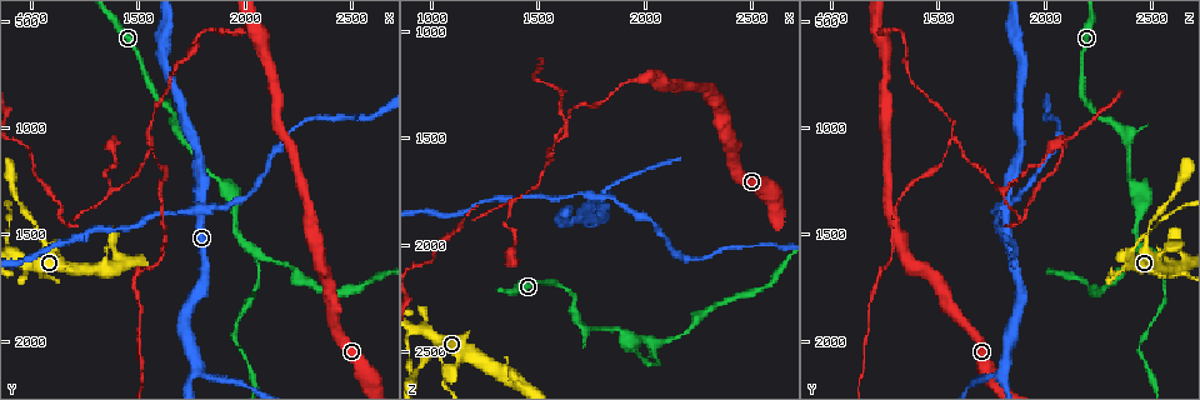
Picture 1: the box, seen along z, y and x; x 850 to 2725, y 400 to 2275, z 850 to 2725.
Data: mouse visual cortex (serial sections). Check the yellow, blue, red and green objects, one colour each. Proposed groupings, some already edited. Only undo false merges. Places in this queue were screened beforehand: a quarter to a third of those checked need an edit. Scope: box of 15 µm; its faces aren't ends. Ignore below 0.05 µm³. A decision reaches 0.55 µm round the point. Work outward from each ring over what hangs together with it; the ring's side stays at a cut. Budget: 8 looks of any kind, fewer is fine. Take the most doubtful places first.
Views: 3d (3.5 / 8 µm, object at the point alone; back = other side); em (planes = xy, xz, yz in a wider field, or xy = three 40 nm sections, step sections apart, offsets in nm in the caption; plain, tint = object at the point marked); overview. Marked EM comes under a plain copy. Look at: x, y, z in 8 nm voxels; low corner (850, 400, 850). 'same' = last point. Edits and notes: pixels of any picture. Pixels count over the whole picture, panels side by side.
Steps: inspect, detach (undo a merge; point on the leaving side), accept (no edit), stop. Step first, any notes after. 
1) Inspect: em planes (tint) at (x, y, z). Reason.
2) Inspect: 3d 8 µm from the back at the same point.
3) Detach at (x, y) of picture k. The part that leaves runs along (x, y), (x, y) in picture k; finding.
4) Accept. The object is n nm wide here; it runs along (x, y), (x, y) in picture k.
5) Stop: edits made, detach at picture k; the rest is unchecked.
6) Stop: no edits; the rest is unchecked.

Inspect: 3d 8 µm at (1540, 1040, 1570). Three arms meet.

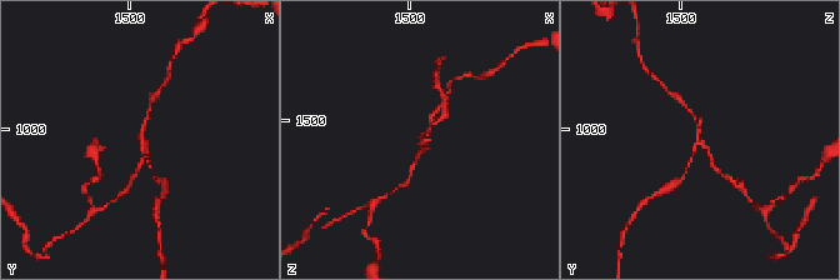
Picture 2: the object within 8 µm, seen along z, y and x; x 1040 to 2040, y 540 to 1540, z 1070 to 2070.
Inspect: 3d 3.5 µm at (1550, 1030, 1570). Closer look.

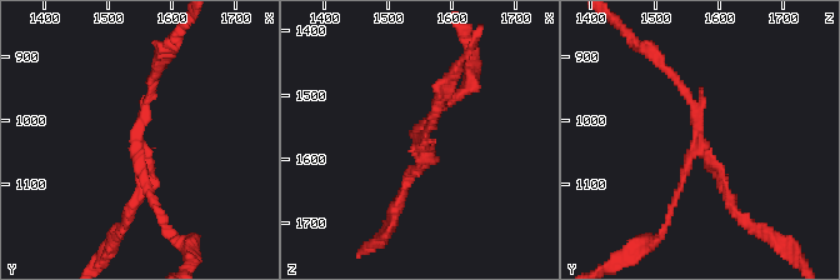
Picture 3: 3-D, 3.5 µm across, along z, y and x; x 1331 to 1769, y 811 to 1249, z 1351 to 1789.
Inspect: em xy step 1 (tint) at (1545, 1035, 1565). 3 arms meet here; the arms are 100, 150, 150 nm wide.

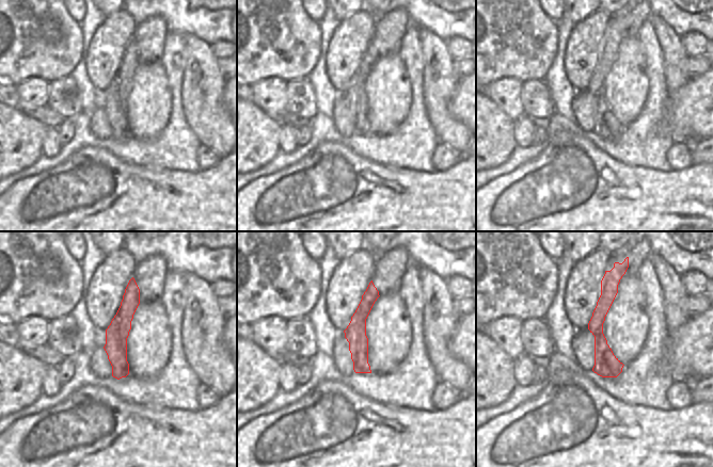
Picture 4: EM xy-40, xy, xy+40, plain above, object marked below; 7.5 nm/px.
Detach at (155, 206) of picture 3. The object is 160 nm wide here; the part that leaves runs along (139, 169), (165, 234), (193, 241), (193, 253) in picture 3; a second cell is stuck on.

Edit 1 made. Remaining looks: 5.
Inspect: 3d 3.5 µm at (1790, 1400, 1810). Four or more arms meet.

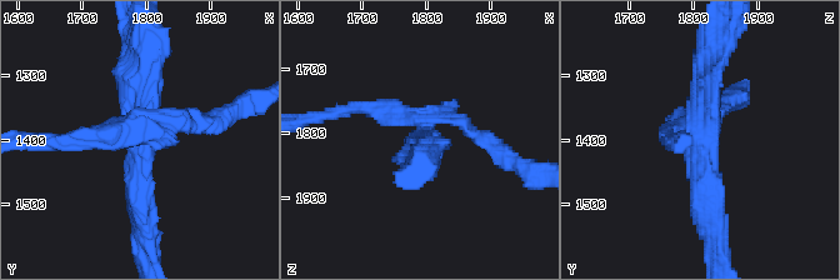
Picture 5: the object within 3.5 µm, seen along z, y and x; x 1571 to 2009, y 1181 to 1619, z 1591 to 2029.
Inspect: em xy step 1 (tint) at (1795, 1390, 1805). Now the EM.

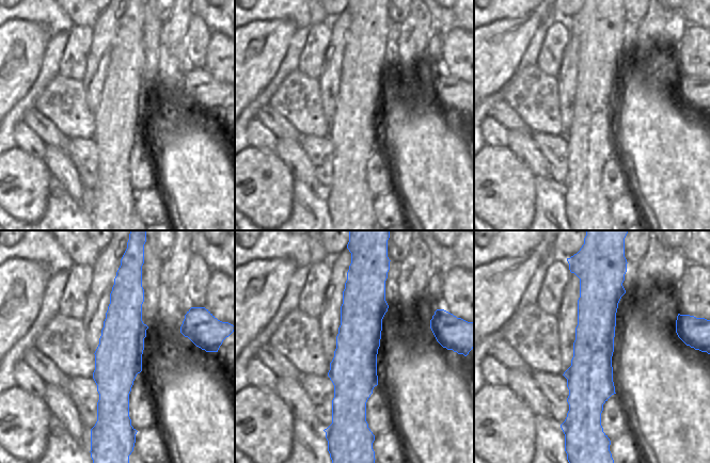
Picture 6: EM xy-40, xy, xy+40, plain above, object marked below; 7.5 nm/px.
Detach at (193, 121) of picture 5. A second cell is stuck on.

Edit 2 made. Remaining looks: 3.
Inspect: 3d 8 µm at (1380, 1300, 1790). Three-way junction.

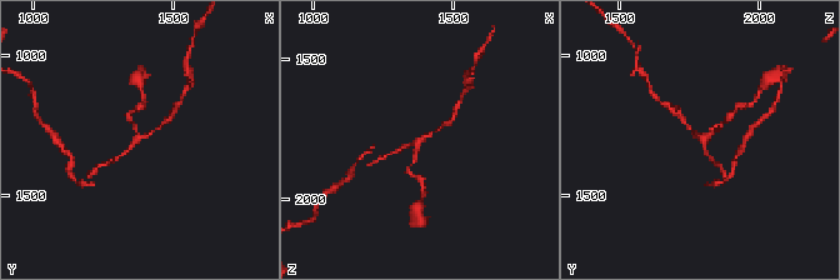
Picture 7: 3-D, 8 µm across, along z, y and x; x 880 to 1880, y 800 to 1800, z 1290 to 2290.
Inspect: em planes (tint) at (1360, 1300, 1800).

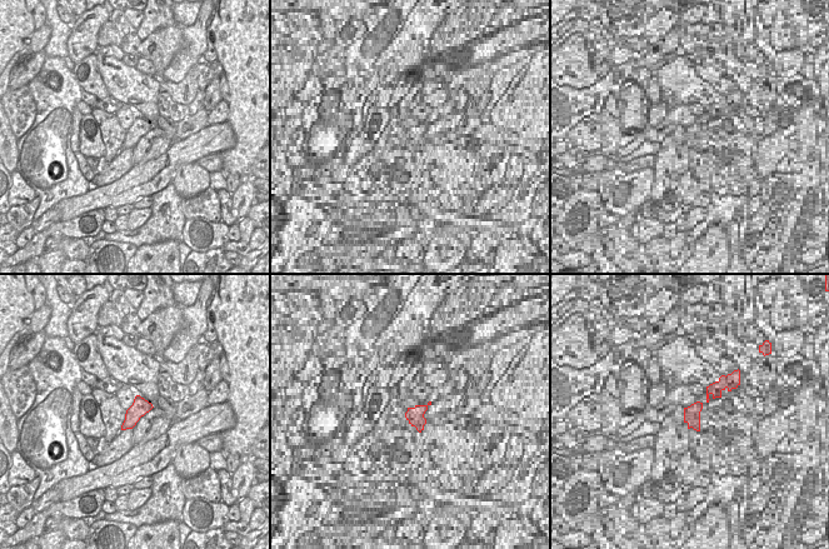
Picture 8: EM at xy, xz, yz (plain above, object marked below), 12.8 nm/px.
Accept. The object is 220 nm wide here; it runs along (165, 121), (110, 160) in picture 7; all the same cell.

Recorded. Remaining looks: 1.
Stop: edits made, detach at picture 3, detach at picture 5; the rest is unchecked.

